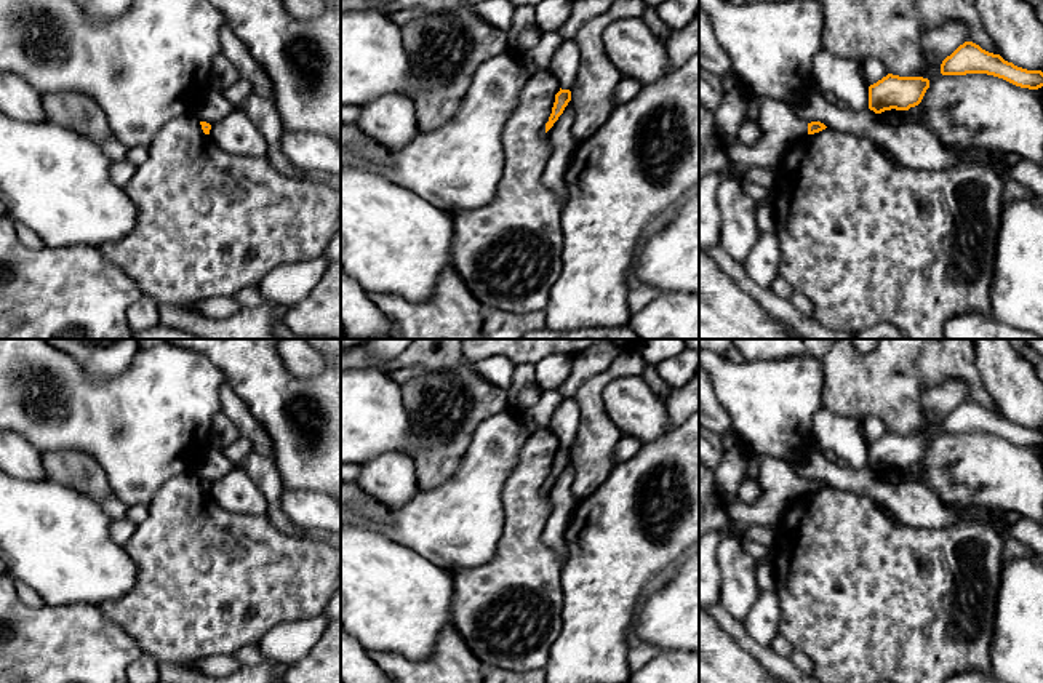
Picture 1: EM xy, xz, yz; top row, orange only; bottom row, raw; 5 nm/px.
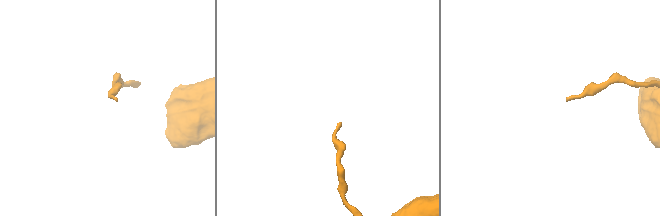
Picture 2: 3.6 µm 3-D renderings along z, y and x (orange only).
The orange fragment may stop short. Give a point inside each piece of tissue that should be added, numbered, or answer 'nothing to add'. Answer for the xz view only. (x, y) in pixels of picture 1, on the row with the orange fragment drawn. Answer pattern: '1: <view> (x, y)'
1: xz (563, 66)

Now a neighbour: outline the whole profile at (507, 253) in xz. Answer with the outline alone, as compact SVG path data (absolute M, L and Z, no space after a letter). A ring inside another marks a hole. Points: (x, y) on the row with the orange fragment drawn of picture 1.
M547 70L528 78L501 134L506 168L496 198L475 210L448 210L454 224L453 267L483 309L545 310L558 277L563 205L542 181L552 155L552 128L547 131L545 123L558 91L558 80Z

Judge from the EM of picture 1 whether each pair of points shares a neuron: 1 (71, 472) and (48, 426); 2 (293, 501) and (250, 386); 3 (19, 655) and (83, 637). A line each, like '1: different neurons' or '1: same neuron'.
1: different neurons
2: different neurons
3: same neuron

